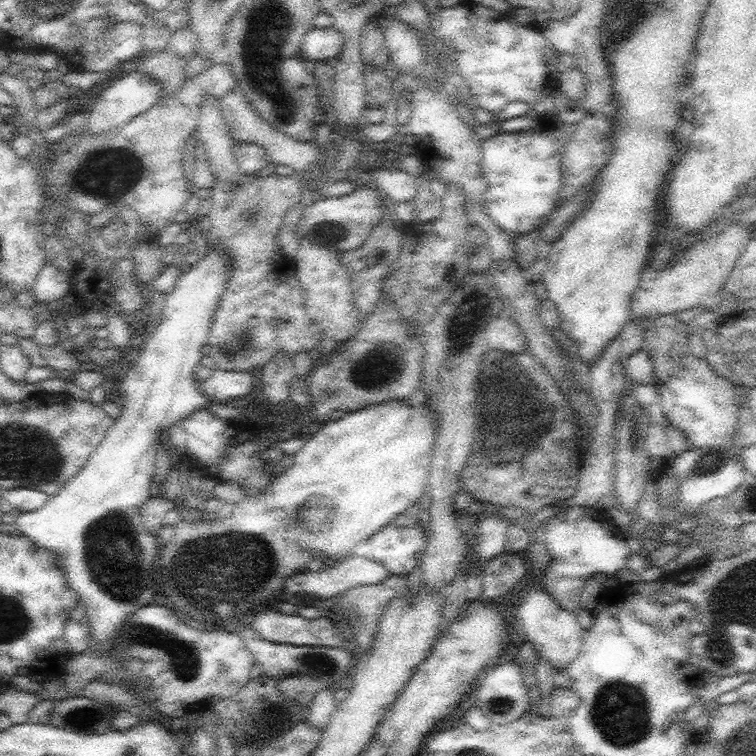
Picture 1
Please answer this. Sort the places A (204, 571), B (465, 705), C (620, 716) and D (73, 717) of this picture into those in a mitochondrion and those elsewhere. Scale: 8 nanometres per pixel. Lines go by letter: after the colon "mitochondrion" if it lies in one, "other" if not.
A: mitochondrion
B: other
C: mitochondrion
D: mitochondrion

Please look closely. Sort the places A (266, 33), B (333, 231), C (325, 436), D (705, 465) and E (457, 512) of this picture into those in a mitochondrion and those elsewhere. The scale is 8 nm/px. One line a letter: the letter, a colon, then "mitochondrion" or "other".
A: mitochondrion
B: mitochondrion
C: other
D: mitochondrion
E: other

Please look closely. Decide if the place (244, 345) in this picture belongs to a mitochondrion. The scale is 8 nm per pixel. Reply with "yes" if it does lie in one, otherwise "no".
yes

